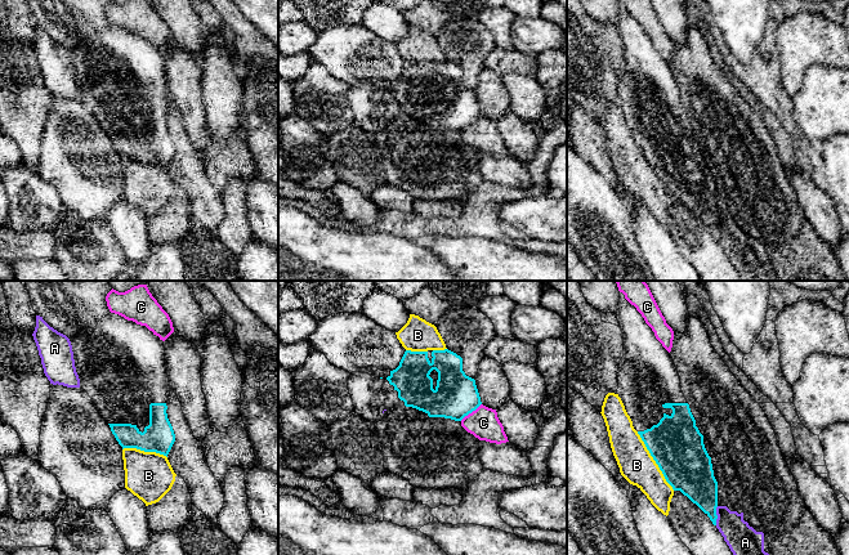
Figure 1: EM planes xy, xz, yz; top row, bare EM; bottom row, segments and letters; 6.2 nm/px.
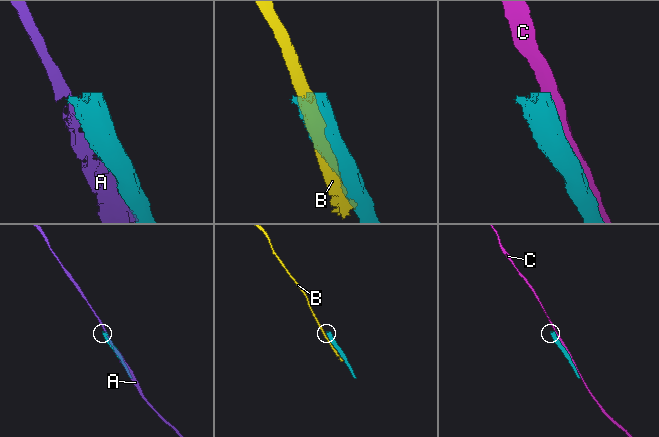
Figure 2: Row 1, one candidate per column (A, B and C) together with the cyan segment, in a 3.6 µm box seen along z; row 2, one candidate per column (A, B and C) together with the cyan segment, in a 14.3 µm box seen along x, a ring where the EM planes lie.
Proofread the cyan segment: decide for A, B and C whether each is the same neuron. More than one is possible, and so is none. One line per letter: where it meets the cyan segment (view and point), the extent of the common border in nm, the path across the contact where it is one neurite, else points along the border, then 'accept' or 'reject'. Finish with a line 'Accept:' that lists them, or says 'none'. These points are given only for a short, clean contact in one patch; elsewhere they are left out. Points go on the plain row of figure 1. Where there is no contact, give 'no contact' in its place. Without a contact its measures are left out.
A: yz (716, 227) | 120 nm | reject
B: yz (655, 171) | 440 nm | reject
C: xz (470, 124) | 170 nm | reject
Accept: none

